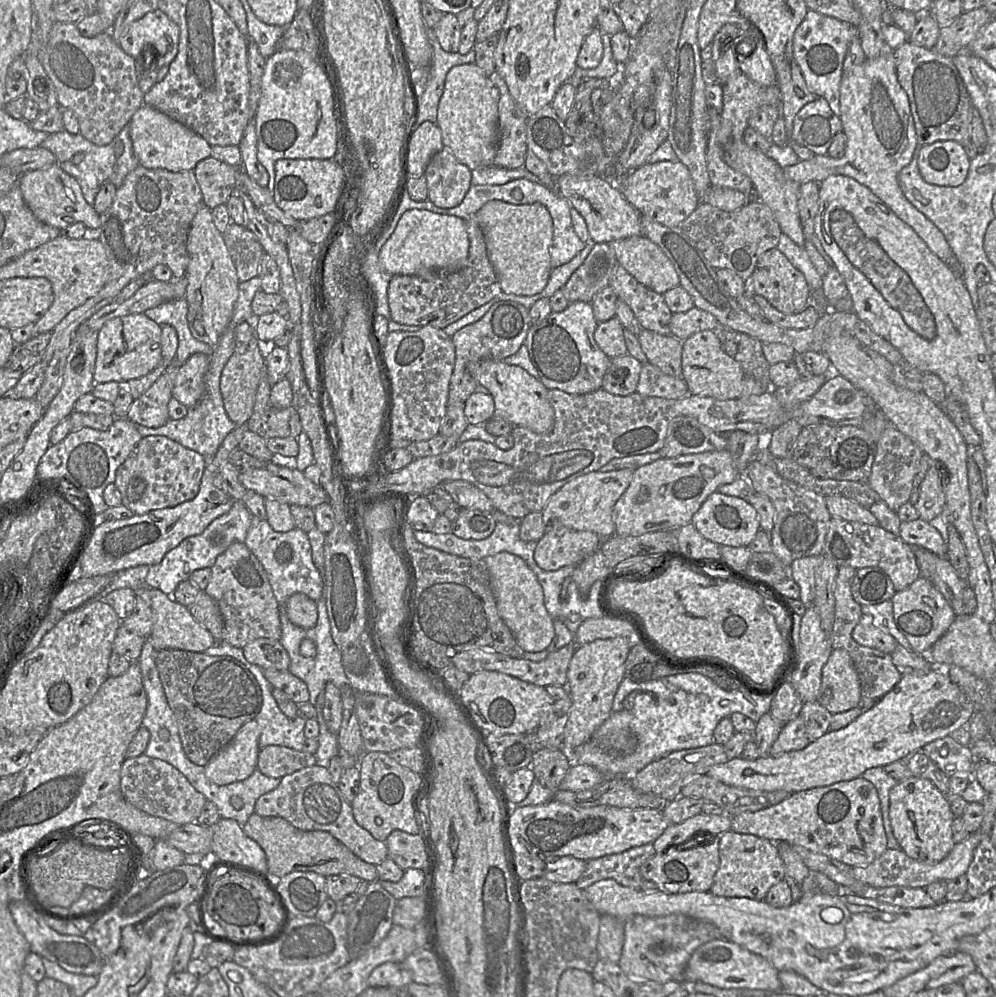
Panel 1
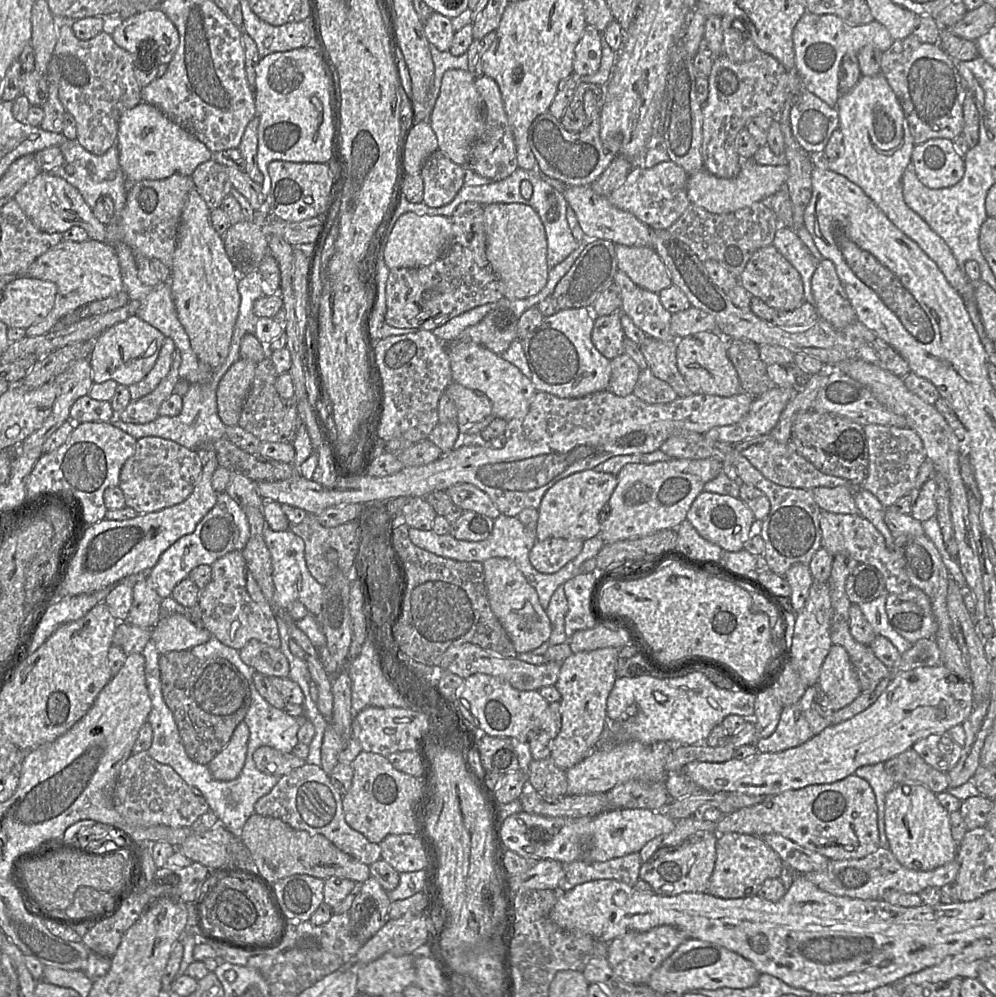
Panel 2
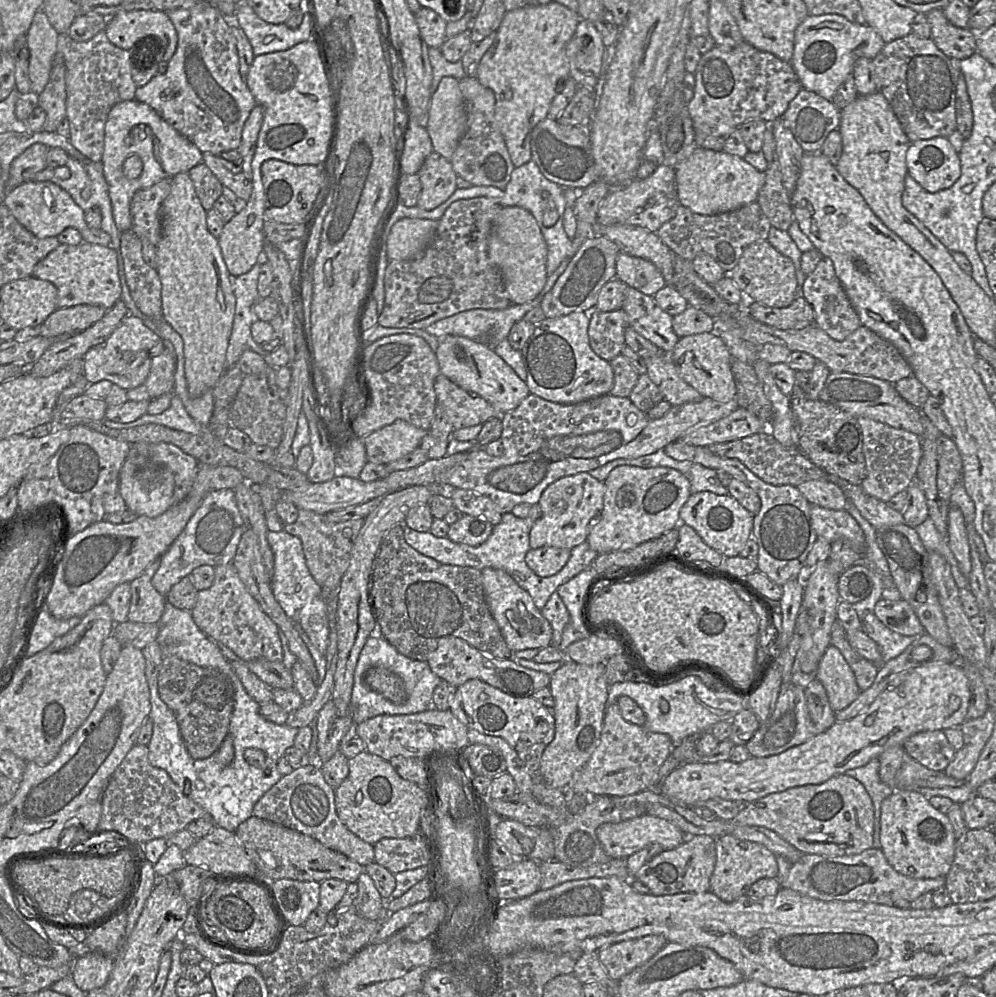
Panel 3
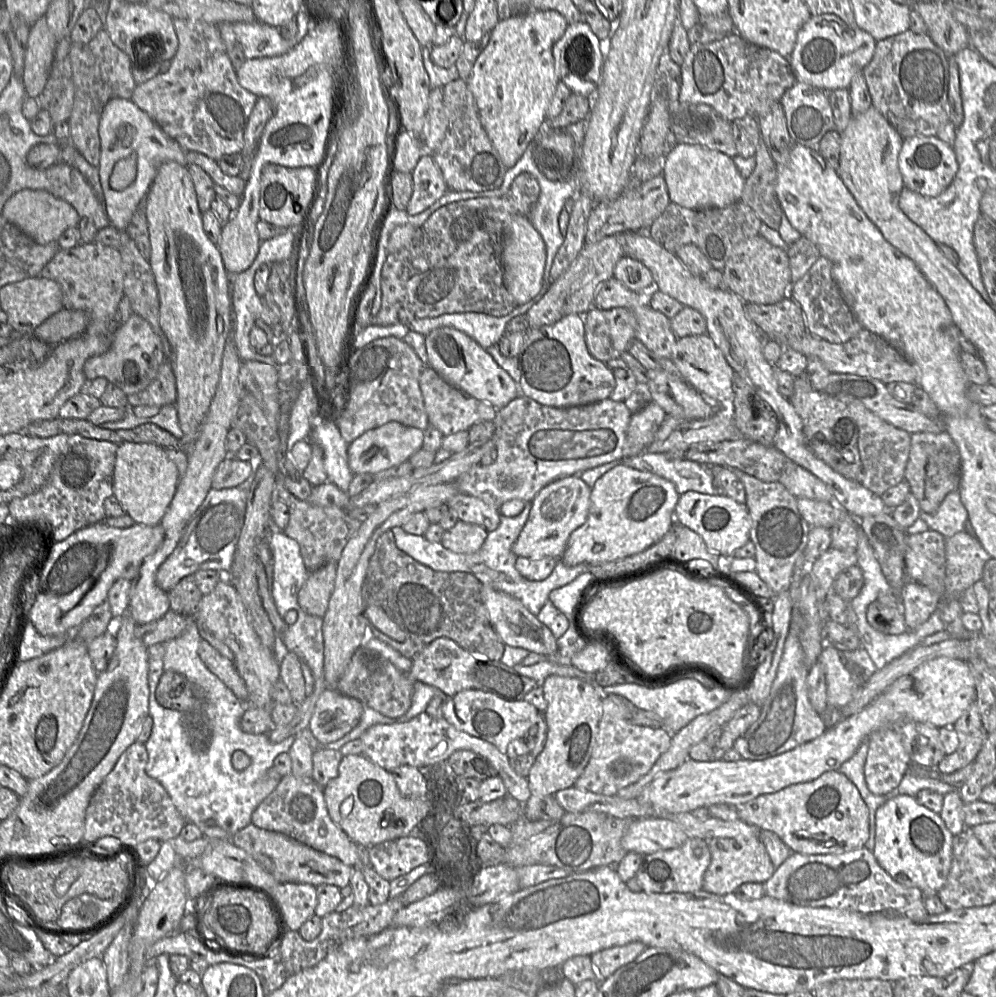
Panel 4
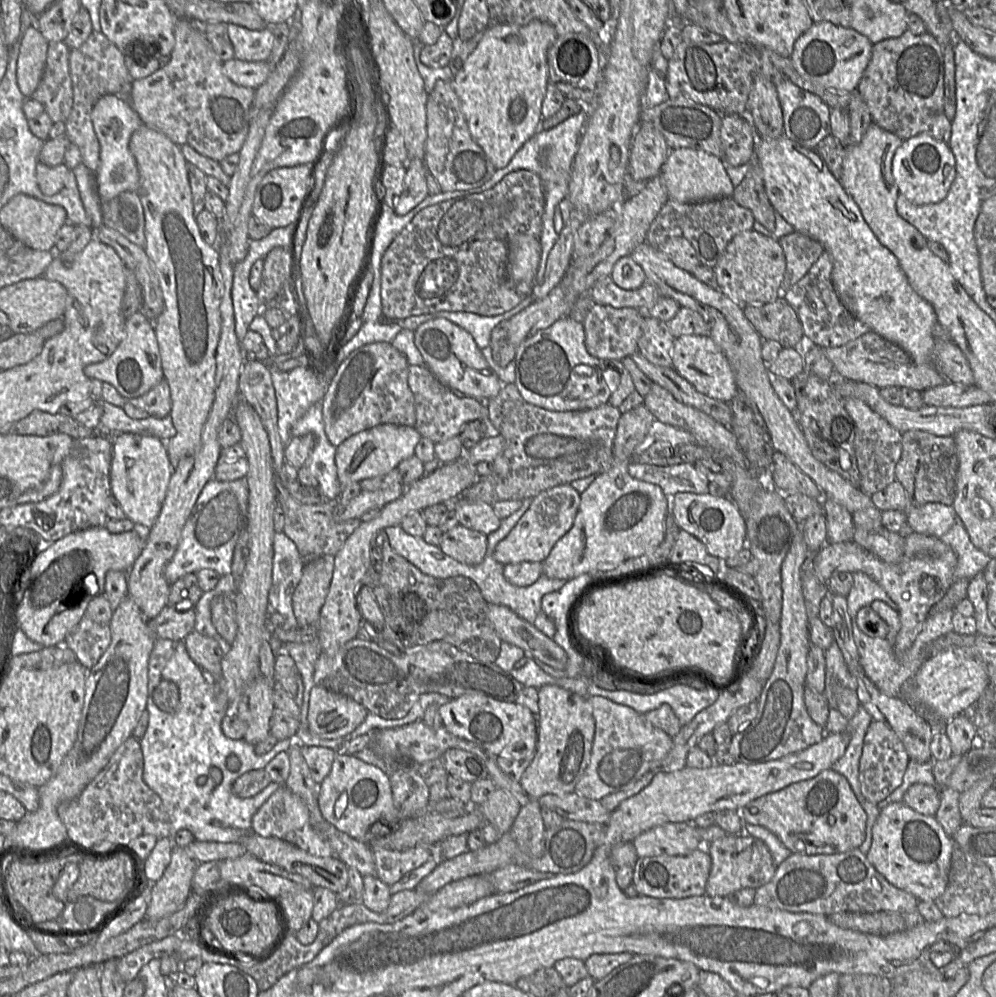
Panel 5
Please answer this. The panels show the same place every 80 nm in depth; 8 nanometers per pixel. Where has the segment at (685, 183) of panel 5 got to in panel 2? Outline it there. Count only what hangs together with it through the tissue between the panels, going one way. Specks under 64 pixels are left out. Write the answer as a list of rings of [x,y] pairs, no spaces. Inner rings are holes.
[[[741,159],[740,171],[734,178],[719,178],[704,168],[689,175],[687,195],[691,204],[710,213],[728,214],[772,196],[785,186],[787,177],[786,165],[764,166],[756,163],[753,159]]]

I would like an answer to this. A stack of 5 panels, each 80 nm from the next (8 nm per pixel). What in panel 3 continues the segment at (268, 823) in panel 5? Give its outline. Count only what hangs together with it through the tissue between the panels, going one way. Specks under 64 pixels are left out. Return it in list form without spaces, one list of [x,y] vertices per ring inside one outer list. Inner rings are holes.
[[[319,764],[302,765],[284,775],[255,804],[253,815],[308,835],[362,866],[374,862],[374,845],[360,839],[339,819],[335,789],[325,781]]]

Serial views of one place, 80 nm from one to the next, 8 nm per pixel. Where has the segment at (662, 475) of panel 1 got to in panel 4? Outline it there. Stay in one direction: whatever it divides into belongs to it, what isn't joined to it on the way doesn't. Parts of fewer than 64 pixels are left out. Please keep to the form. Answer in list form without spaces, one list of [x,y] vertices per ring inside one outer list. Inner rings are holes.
[[[623,464],[616,465],[602,475],[591,488],[587,519],[571,533],[562,557],[558,560],[569,567],[578,564],[603,564],[644,551],[657,543],[671,527],[679,496],[674,484],[660,476]]]

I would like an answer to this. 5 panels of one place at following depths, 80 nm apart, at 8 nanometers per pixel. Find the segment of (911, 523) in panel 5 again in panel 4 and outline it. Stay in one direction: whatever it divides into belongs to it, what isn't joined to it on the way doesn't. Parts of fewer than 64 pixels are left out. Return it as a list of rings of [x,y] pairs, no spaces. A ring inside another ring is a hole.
[[[959,490],[949,493],[935,513],[929,514],[921,510],[919,519],[927,523],[929,530],[936,531],[946,538],[965,531],[964,523],[969,521]]]

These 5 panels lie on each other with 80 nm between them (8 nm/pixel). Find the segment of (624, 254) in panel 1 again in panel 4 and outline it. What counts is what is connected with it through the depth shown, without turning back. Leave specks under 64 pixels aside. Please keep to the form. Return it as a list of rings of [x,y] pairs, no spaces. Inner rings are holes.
[[[623,256],[617,261],[613,277],[638,293],[650,293],[655,289],[651,271],[640,261],[628,256]]]

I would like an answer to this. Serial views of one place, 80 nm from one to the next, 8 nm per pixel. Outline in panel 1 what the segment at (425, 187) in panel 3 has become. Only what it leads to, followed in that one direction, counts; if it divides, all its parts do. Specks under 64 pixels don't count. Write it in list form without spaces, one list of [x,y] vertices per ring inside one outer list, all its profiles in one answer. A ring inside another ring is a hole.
[[[448,147],[434,154],[424,172],[428,200],[440,208],[459,205],[471,184],[472,170],[457,160]]]

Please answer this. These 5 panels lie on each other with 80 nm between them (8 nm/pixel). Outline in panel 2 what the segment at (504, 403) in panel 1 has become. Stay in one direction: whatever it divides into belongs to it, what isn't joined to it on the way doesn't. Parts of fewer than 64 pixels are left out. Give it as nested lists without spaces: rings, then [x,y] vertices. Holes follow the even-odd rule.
[[[456,342],[448,345],[448,355],[452,380],[468,389],[483,393],[492,403],[491,415],[477,423],[460,426],[460,432],[480,434],[495,418],[509,421],[527,414],[537,390],[530,378],[523,375],[516,366],[491,350],[471,343]]]

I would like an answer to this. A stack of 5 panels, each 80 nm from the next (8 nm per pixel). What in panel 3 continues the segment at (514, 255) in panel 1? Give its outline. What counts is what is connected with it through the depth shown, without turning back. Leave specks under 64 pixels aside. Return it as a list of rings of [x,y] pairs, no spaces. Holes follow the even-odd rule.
[[[518,206],[502,207],[494,218],[488,241],[490,260],[501,272],[505,290],[512,304],[533,300],[547,280],[547,245],[534,216]]]

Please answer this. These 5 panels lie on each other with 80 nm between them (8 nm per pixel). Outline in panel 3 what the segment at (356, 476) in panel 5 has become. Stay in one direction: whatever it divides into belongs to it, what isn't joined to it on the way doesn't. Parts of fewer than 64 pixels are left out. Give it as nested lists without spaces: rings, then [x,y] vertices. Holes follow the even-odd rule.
[[[396,420],[363,439],[367,462],[387,465],[418,448],[428,432]]]

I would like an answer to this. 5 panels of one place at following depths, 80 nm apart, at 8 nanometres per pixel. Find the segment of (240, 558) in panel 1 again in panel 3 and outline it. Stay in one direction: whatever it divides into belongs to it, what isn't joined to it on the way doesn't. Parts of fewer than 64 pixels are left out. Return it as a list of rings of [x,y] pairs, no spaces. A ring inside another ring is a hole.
[[[233,563],[219,565],[214,569],[212,586],[198,591],[197,602],[192,610],[197,626],[218,644],[229,647],[243,661],[265,659],[282,662],[279,628],[248,592]]]

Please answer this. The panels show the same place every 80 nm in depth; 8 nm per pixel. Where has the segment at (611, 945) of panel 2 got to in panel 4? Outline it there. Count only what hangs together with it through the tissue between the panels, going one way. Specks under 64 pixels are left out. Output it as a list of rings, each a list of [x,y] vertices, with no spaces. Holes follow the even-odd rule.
[[[639,941],[615,946],[591,955],[591,961],[601,979],[611,976],[620,967],[635,960],[647,946]]]

